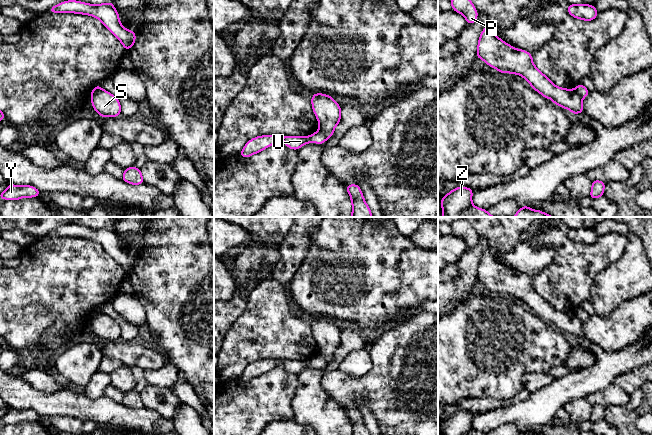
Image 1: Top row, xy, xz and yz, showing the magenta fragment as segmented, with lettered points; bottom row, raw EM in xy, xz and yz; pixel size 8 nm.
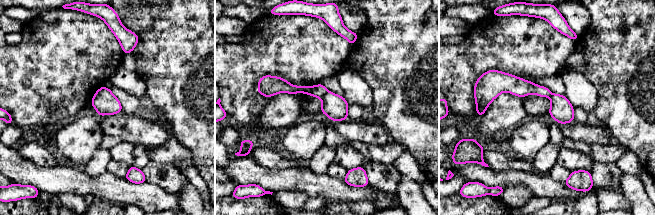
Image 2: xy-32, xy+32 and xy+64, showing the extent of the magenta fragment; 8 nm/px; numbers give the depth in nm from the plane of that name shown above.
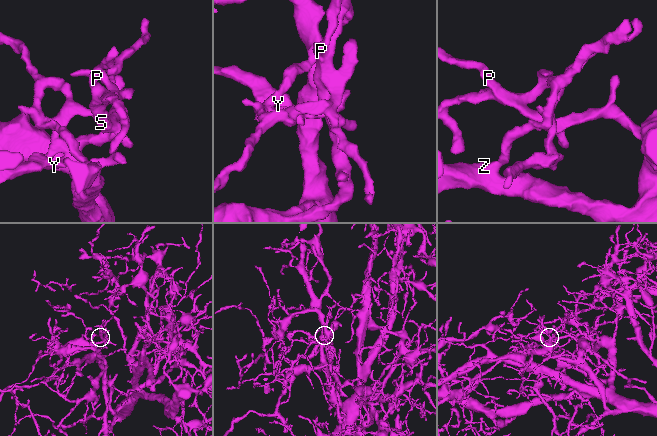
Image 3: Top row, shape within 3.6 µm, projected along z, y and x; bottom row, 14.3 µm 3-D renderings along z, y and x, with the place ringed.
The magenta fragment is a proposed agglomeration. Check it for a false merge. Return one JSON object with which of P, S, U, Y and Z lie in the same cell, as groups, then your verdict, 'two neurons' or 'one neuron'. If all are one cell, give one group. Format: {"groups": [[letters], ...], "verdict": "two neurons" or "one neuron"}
{"groups": [["P", "S", "Y", "Z"], ["U"]], "verdict": "two neurons"}

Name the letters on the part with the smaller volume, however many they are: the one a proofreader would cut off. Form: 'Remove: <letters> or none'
Remove: U

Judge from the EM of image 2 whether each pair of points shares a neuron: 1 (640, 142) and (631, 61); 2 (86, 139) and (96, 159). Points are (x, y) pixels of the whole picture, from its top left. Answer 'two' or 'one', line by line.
1: one
2: two

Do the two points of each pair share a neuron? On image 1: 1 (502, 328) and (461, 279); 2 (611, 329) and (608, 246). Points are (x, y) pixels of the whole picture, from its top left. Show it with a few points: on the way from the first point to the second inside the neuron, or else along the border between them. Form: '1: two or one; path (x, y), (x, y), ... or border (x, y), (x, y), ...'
1: two; border (471, 290), (469, 293)
2: two; border (624, 248), (621, 256), (604, 268), (593, 283)

